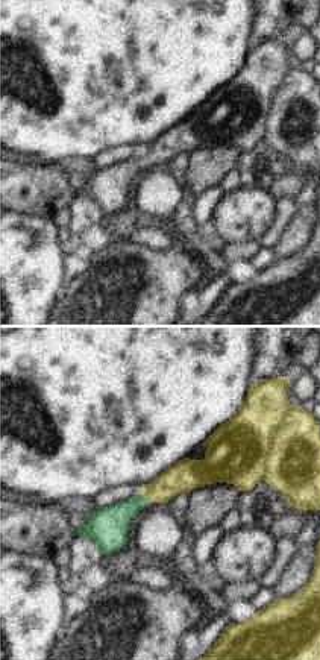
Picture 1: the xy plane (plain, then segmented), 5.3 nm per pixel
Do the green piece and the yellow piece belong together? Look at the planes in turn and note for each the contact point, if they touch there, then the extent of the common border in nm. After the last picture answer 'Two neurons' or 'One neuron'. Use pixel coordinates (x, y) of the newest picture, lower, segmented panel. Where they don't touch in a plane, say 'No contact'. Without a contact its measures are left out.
Touches green at (144, 498). Shared border 80 nm

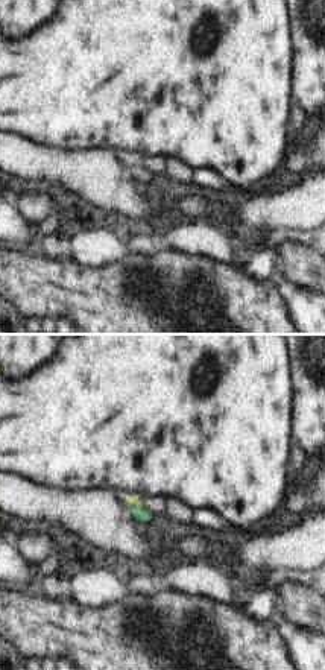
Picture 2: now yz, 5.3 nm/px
Touches green at (134, 505). Shared border 80 nm

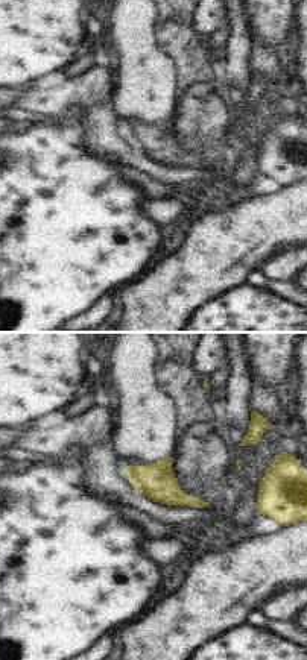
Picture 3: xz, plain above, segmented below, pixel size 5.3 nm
Touches green at (125, 471). Shared border 40 nm

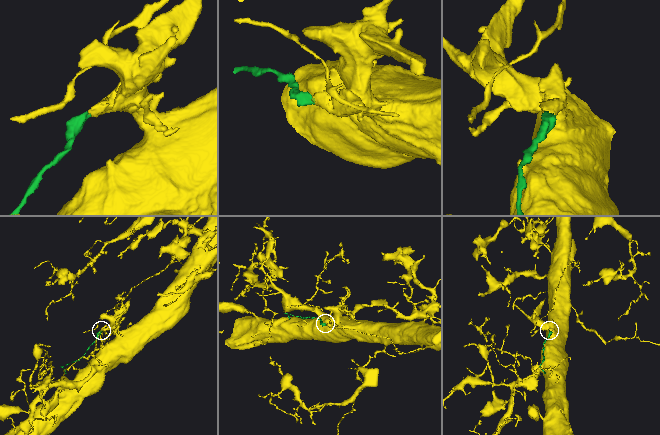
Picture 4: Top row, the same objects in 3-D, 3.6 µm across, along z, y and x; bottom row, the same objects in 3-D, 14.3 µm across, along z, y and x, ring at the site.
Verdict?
One neuron

